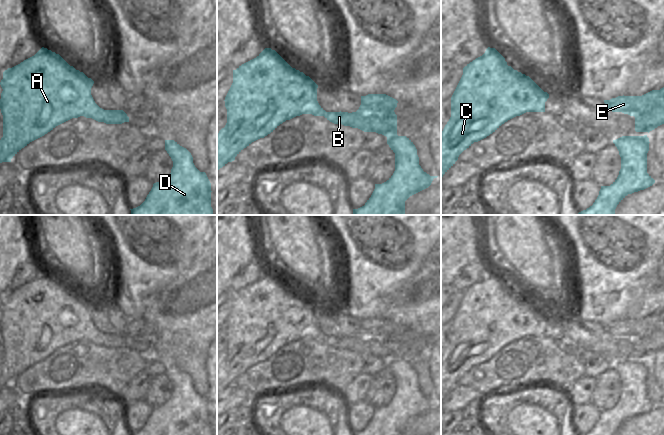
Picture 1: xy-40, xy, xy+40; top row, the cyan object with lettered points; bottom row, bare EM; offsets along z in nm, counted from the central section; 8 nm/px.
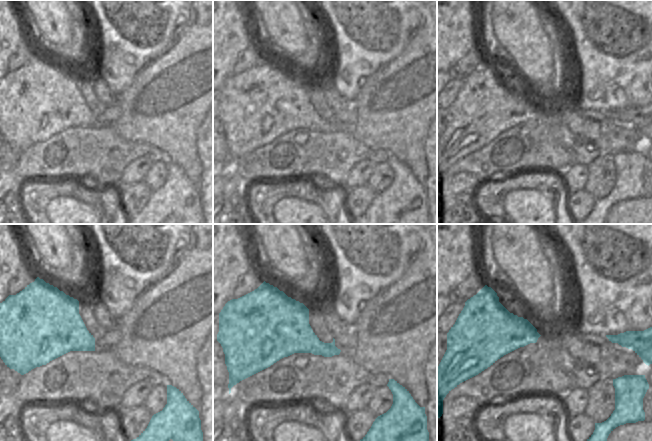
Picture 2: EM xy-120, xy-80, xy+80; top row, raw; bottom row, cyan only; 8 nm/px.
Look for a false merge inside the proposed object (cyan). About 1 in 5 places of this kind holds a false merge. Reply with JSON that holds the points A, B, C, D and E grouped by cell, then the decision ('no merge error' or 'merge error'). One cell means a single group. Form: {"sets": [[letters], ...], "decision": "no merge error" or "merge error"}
{"sets": [["A", "B", "C", "D", "E"]], "decision": "no merge error"}

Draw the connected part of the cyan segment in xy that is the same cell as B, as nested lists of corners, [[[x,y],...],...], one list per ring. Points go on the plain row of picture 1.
[[[265,272],[256,282],[242,288],[236,294],[233,294],[233,307],[225,321],[225,331],[227,333],[227,347],[224,352],[222,352],[217,358],[217,395],[225,390],[228,386],[232,386],[235,384],[235,381],[247,370],[249,370],[252,366],[264,362],[271,356],[273,356],[280,348],[285,346],[286,344],[290,344],[296,340],[300,340],[302,338],[312,338],[314,340],[324,340],[327,344],[334,348],[342,348],[344,350],[350,350],[352,352],[358,352],[364,356],[376,356],[378,358],[382,358],[387,361],[387,368],[391,372],[391,374],[395,377],[395,395],[393,399],[382,408],[375,408],[375,413],[371,419],[371,421],[367,424],[364,430],[353,433],[353,435],[405,435],[405,425],[412,419],[428,412],[433,403],[438,400],[430,400],[426,396],[423,395],[421,390],[419,389],[419,381],[417,379],[417,373],[413,366],[407,362],[406,360],[398,360],[397,359],[397,339],[394,334],[397,331],[398,325],[386,318],[368,318],[366,320],[361,320],[361,329],[356,336],[348,337],[348,336],[326,336],[317,325],[317,312],[318,309],[309,301],[306,300],[303,296],[292,292],[275,274],[271,272]]]

